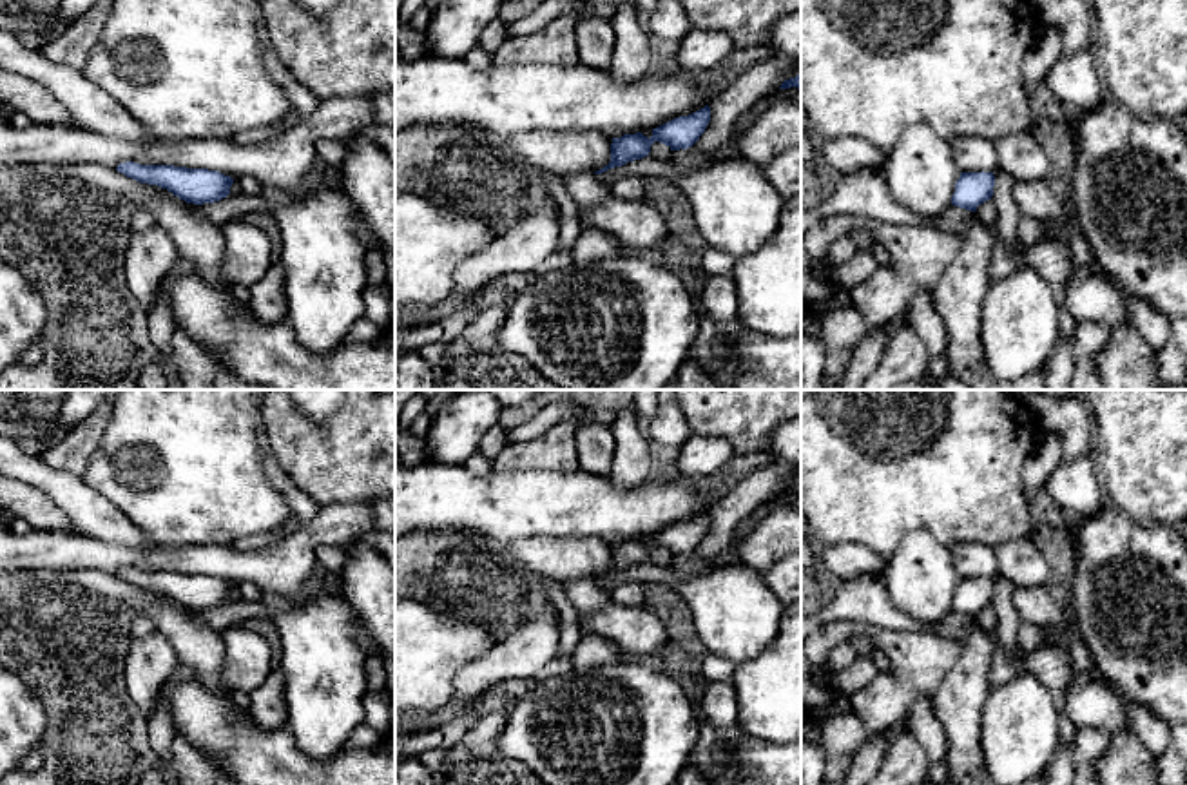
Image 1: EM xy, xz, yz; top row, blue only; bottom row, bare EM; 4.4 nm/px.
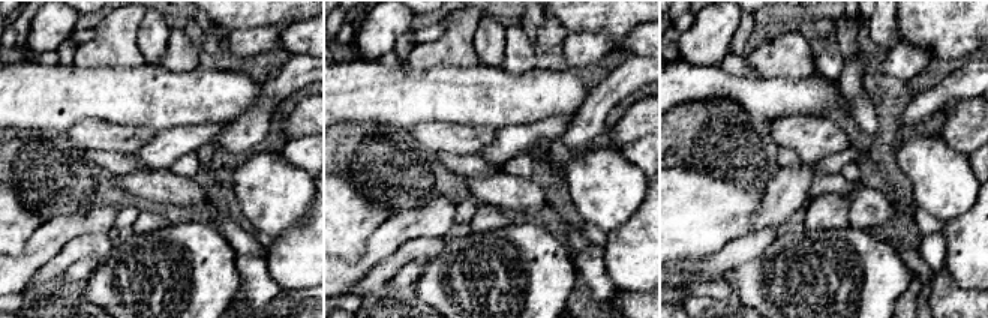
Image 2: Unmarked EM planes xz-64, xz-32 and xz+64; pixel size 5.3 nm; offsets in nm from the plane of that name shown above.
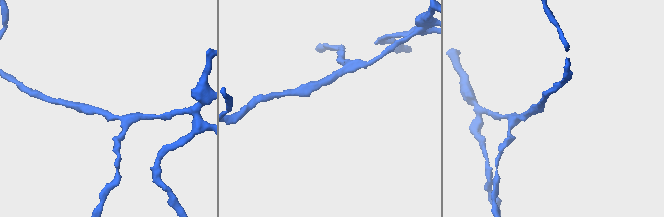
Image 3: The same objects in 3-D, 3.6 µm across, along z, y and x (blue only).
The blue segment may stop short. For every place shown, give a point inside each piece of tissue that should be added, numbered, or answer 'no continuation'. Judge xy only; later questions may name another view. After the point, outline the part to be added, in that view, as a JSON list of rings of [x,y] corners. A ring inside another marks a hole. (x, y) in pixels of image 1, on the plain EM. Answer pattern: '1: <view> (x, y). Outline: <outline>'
no continuation

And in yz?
no continuation

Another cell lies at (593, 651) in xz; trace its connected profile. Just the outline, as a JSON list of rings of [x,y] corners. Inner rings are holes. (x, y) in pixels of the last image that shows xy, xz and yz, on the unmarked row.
[[[584,633],[576,649],[571,654],[574,669],[593,669],[622,662],[618,645],[600,635]]]

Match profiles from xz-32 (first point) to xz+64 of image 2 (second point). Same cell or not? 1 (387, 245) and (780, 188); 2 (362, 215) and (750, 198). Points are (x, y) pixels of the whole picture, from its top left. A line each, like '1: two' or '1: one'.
1: one
2: one

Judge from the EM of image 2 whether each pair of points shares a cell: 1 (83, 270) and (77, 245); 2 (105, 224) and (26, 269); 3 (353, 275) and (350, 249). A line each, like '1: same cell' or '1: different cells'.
1: different cells
2: same cell
3: different cells

